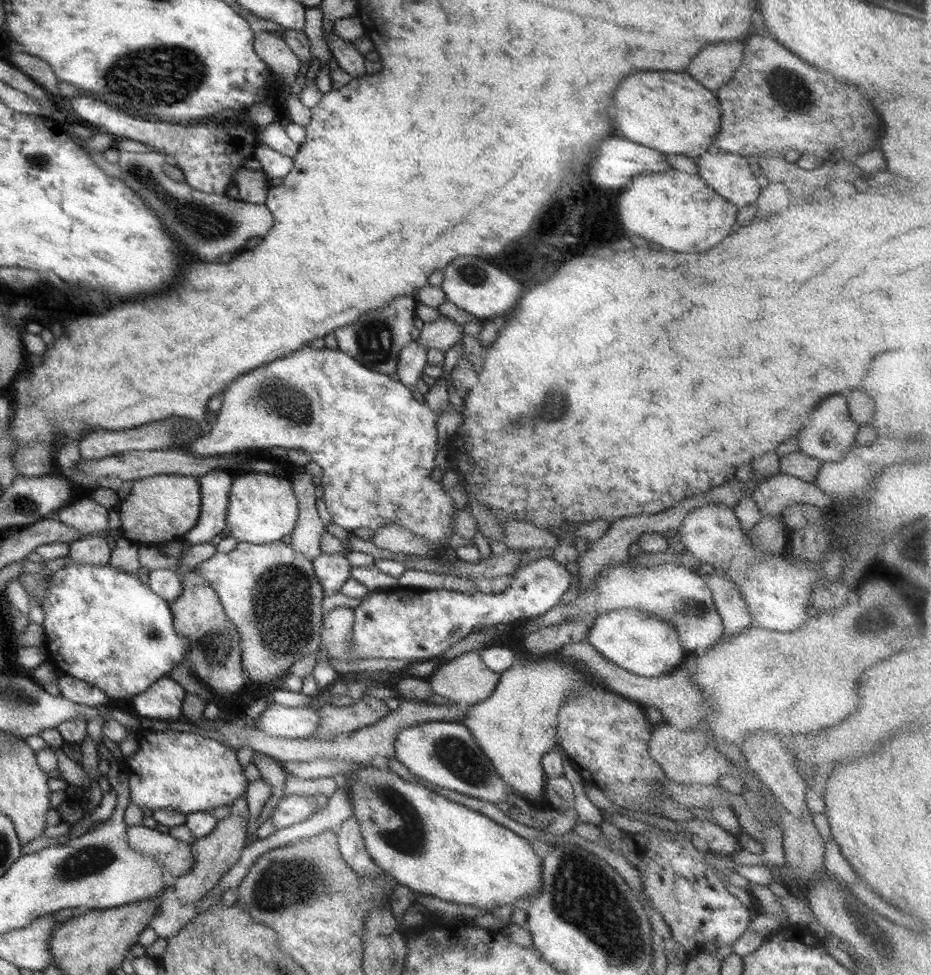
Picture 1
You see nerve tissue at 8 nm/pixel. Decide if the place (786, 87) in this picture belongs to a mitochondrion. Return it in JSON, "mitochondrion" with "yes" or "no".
{"mitochondrion":"yes"}

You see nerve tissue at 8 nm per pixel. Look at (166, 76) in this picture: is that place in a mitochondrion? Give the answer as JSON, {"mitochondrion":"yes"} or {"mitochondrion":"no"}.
{"mitochondrion":"yes"}

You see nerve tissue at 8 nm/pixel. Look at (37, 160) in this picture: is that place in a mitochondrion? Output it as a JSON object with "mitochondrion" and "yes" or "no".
{"mitochondrion":"yes"}

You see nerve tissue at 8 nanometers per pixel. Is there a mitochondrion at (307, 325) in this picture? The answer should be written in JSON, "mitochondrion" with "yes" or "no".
{"mitochondrion":"no"}

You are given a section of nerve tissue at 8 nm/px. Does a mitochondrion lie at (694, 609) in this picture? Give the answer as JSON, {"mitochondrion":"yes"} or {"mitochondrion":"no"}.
{"mitochondrion":"yes"}

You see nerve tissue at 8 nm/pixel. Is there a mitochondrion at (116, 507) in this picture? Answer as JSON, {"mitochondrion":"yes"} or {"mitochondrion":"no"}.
{"mitochondrion":"no"}

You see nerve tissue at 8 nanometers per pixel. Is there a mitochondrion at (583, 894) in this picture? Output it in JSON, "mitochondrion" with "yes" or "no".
{"mitochondrion":"yes"}

